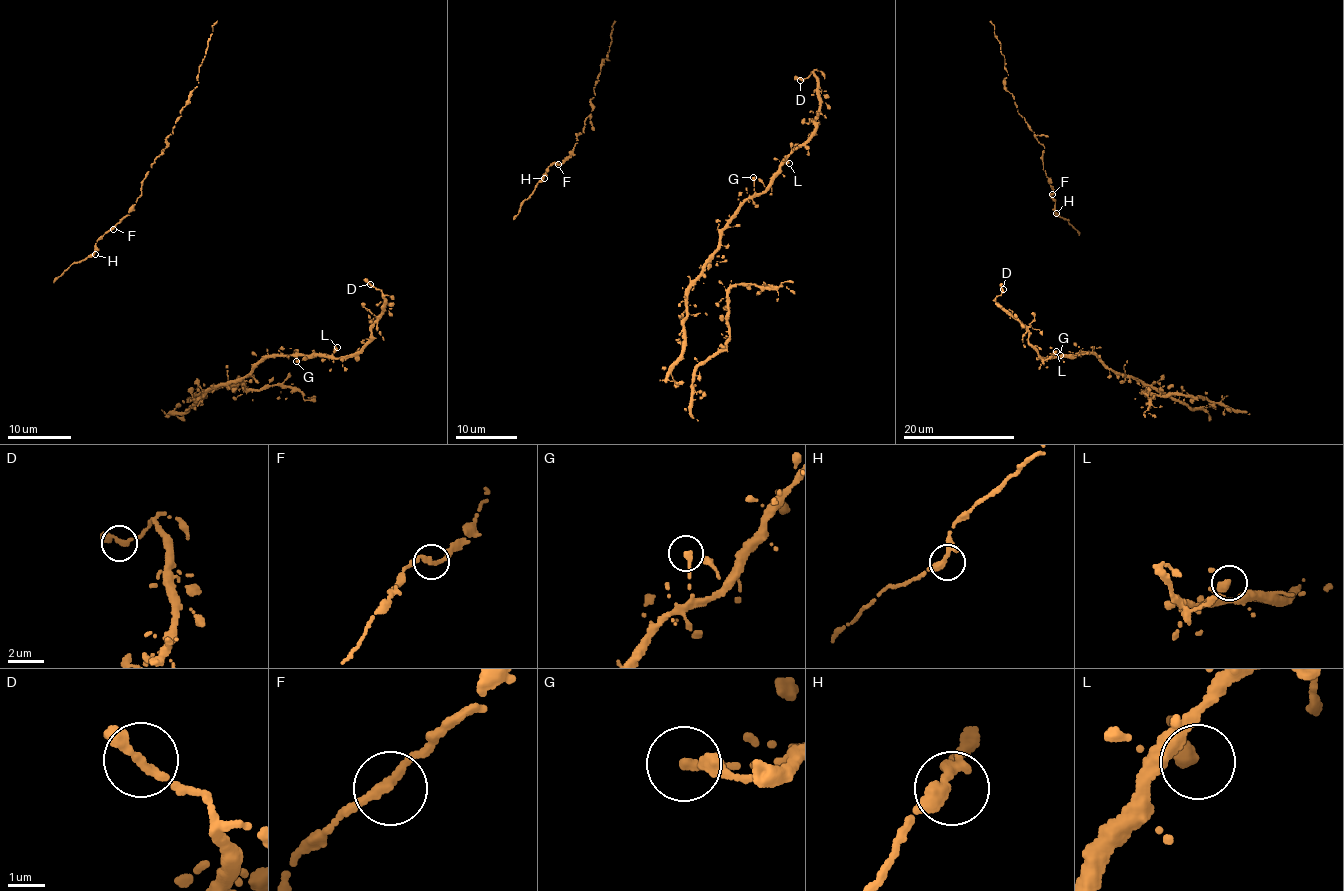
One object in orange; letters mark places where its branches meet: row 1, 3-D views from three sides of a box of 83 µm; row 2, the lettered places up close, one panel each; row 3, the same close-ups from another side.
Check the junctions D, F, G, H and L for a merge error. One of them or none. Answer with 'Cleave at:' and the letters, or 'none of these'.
Cleave at: none of these

